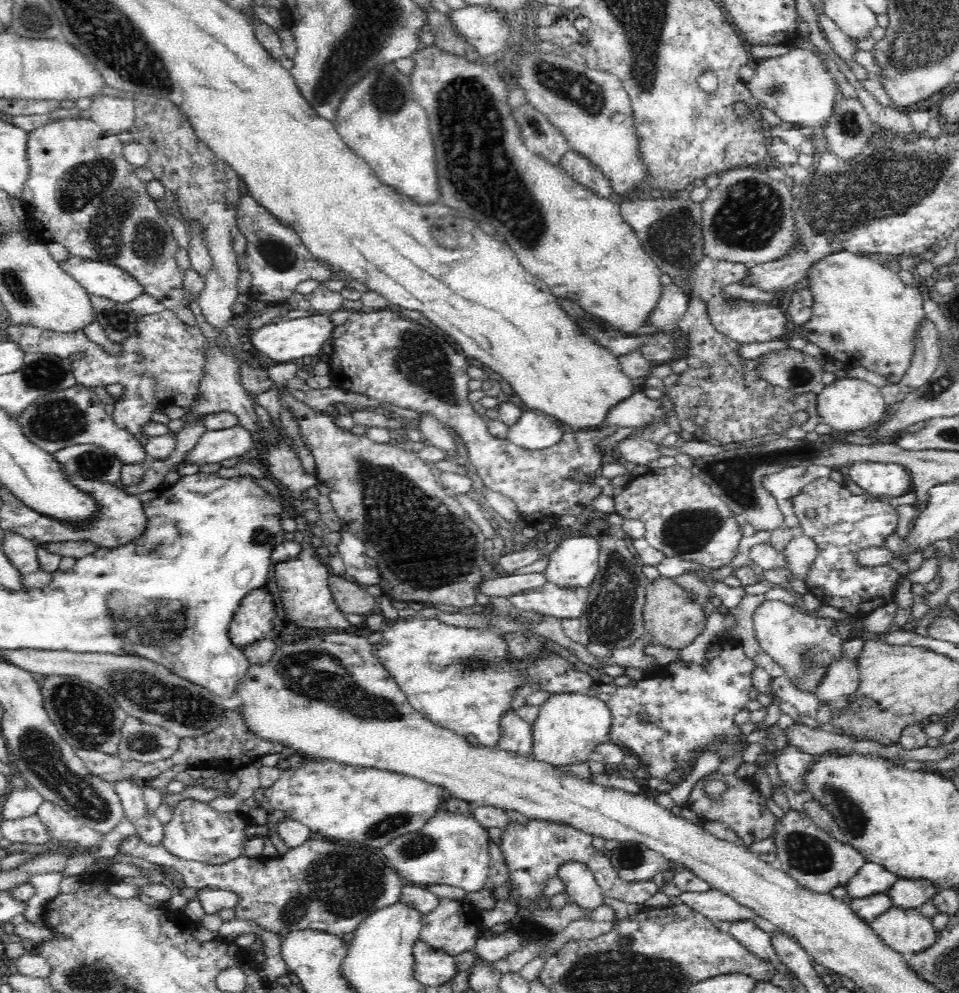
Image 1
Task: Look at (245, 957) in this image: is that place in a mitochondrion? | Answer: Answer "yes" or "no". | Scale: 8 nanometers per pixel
no

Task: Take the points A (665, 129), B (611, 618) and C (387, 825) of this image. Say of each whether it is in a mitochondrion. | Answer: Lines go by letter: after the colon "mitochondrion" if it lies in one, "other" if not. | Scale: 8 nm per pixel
A: other
B: mitochondrion
C: mitochondrion

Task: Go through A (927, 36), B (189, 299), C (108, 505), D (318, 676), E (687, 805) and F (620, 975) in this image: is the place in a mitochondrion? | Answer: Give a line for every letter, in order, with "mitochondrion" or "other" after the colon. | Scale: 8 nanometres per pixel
A: mitochondrion
B: other
C: other
D: mitochondrion
E: other
F: mitochondrion

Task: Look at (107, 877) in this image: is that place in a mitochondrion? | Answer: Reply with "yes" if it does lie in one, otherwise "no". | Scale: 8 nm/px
no

